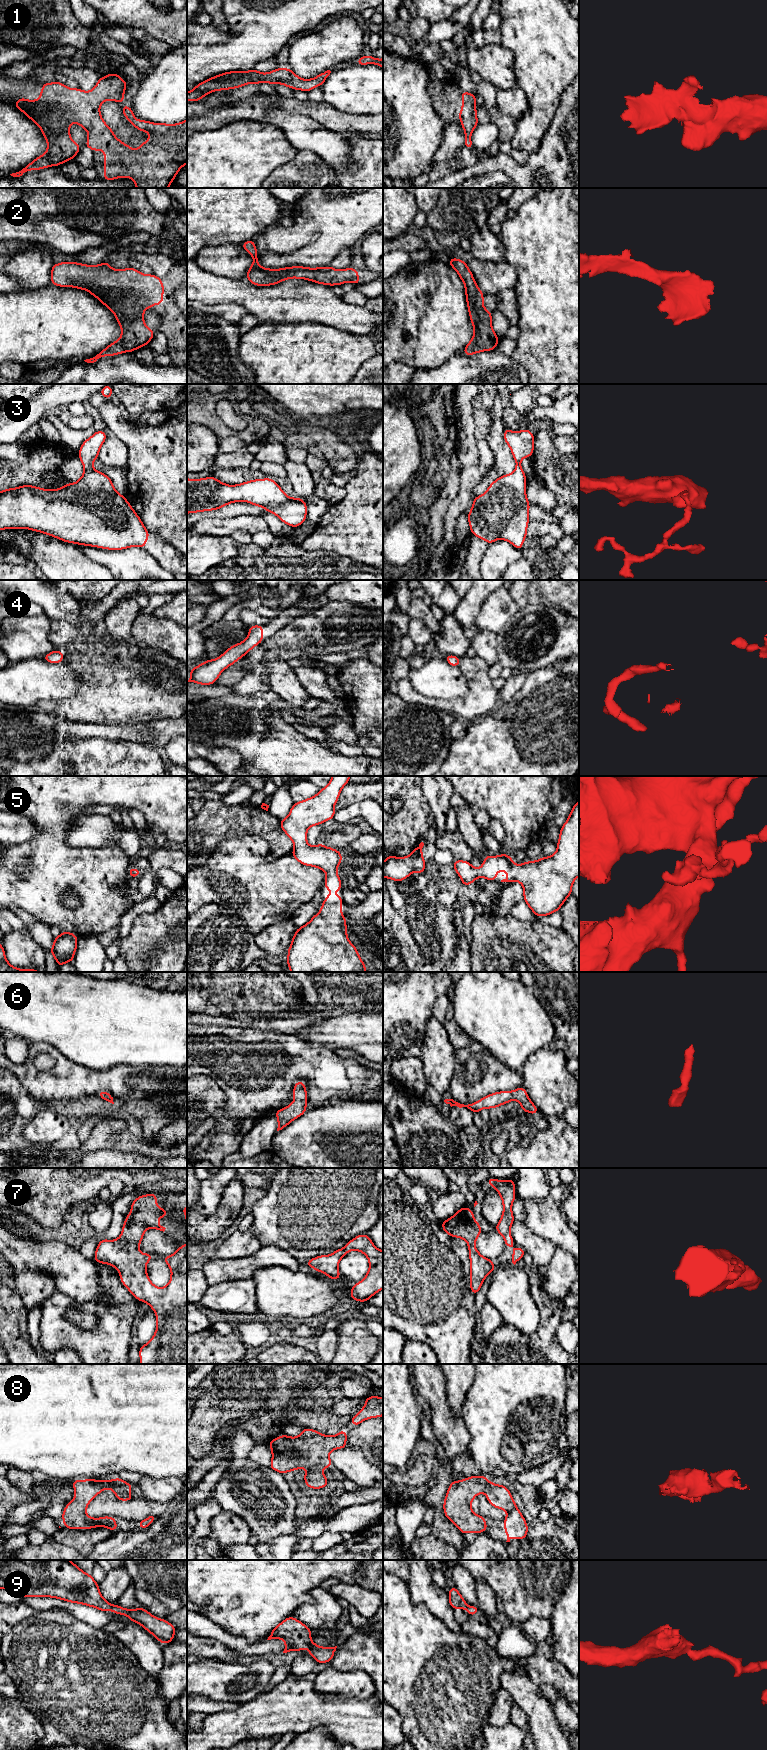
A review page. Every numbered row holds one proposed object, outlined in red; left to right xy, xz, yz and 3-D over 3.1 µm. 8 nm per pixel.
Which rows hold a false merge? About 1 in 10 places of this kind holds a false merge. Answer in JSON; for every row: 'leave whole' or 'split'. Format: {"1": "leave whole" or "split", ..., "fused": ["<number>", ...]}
{"1": "leave whole", "2": "leave whole", "3": "leave whole", "4": "leave whole", "5": "leave whole", "6": "leave whole", "7": "leave whole", "8": "leave whole", "9": "leave whole", "fused": []}

